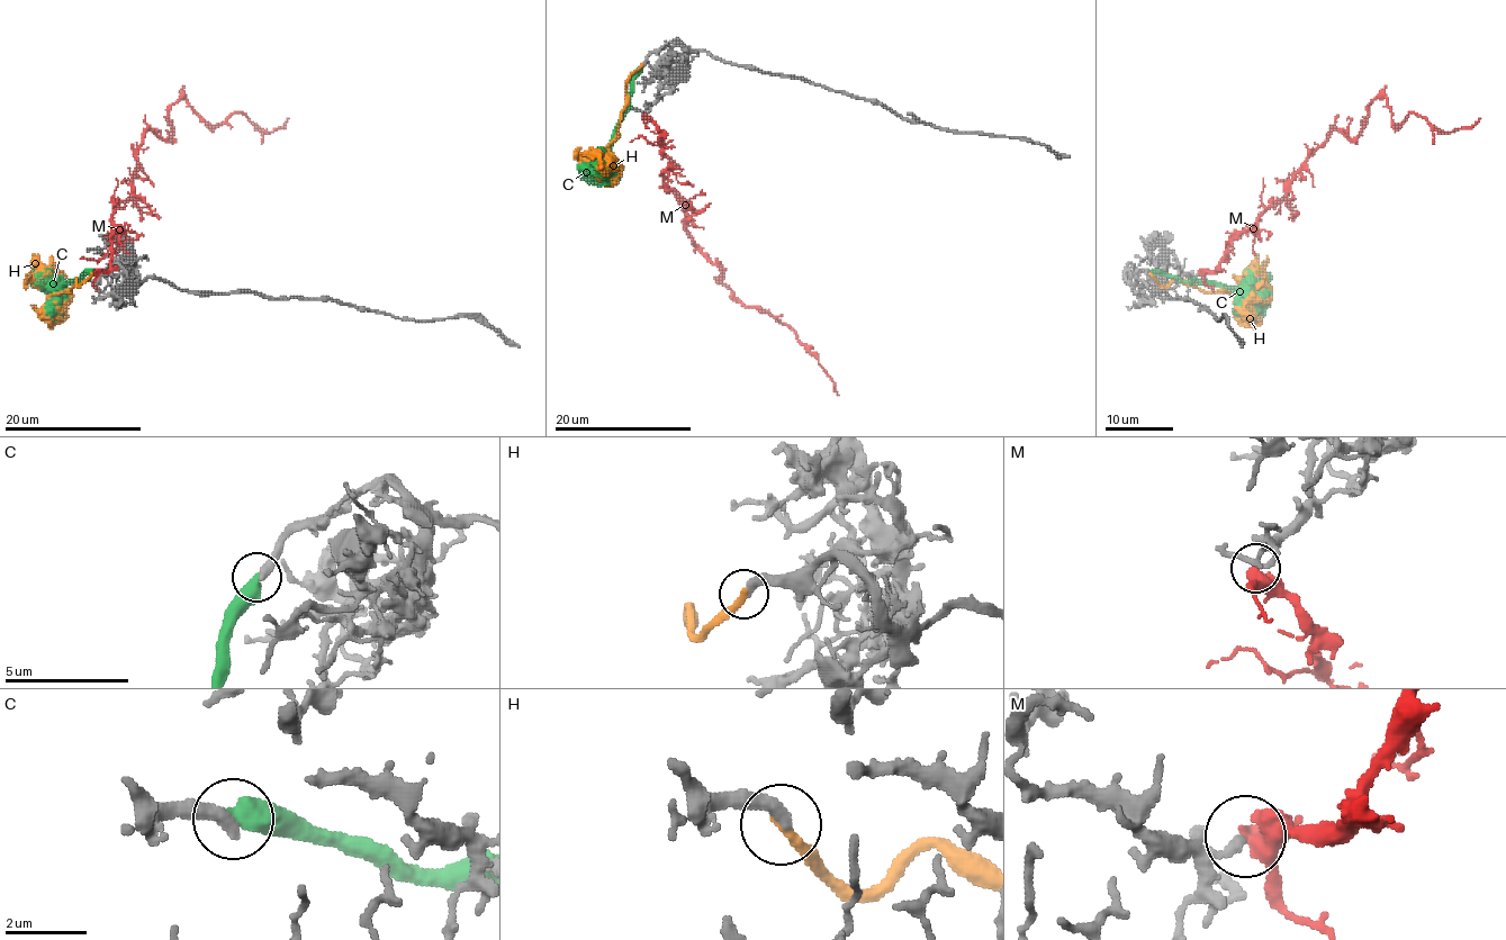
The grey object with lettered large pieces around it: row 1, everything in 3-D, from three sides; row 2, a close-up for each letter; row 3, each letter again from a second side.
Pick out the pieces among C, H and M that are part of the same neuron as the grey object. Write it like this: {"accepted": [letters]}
{"accepted": ["H"]}

